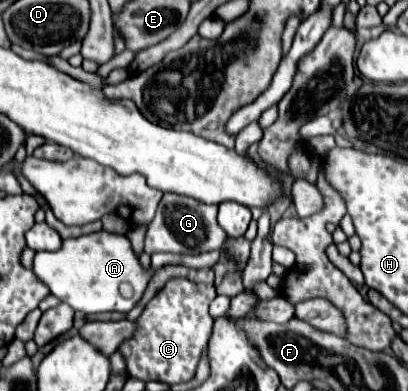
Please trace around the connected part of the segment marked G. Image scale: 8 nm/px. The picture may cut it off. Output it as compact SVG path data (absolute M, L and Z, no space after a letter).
M164 194L156 218L150 222L146 230L144 250L146 254L154 252L170 252L170 254L202 254L210 250L220 250L228 238L228 234L216 222L218 206L210 206L180 194Z

